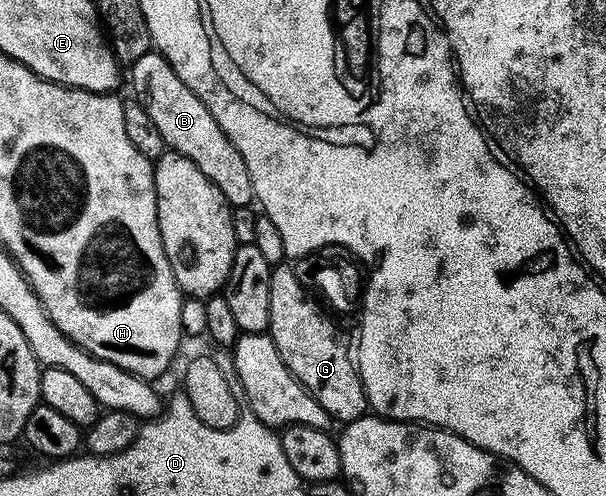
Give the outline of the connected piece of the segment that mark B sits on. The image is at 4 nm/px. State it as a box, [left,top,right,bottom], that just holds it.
[130,49,256,208]

